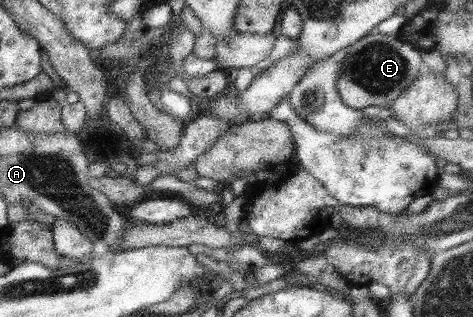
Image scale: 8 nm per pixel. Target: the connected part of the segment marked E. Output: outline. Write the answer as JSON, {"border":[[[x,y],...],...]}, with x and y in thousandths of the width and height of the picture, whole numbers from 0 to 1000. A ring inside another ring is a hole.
{"border":[[[774,107],[748,142],[740,142],[723,196],[723,221],[710,265],[715,300],[727,331],[740,344],[763,347],[767,338],[820,338],[844,293],[850,293],[896,215],[888,186],[888,158],[867,142],[852,114],[814,114]],[[748,174],[748,211],[744,180]]]}

